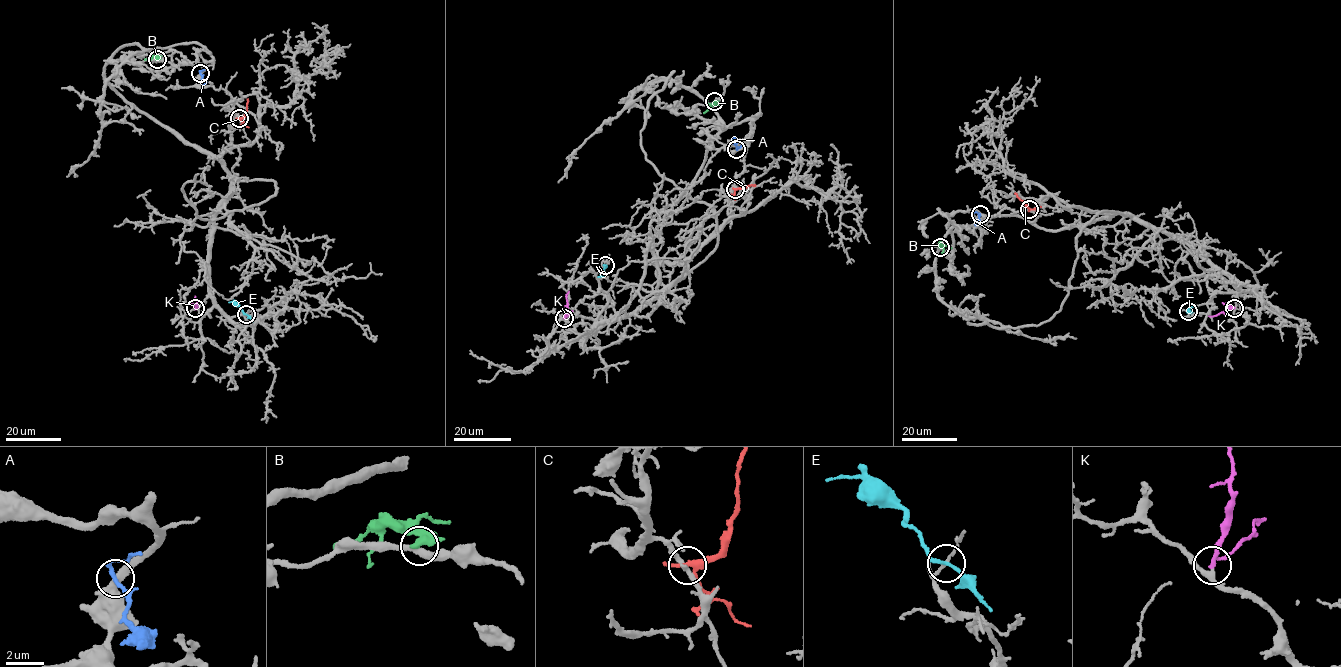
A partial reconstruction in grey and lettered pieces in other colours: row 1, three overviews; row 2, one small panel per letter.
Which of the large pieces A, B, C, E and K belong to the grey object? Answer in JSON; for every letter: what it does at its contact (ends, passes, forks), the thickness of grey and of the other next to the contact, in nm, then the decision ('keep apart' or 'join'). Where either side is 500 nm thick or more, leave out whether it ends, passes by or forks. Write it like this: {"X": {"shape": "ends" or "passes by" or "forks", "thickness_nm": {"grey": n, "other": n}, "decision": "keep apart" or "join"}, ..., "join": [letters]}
{"A": {"shape": "passes by", "thickness_nm": {"grey": 360, "other": 190}, "decision": "keep apart"}, "B": {"shape": "passes by", "thickness_nm": {"grey": 360, "other": 340}, "decision": "keep apart"}, "C": {"shape": "passes by", "thickness_nm": {"grey": 240, "other": 280}, "decision": "keep apart"}, "E": {"shape": "passes by", "thickness_nm": {"grey": 110, "other": 170}, "decision": "keep apart"}, "K": {"shape": "passes by", "thickness_nm": {"grey": 240, "other": 170}, "decision": "join"}, "join": ["K"]}

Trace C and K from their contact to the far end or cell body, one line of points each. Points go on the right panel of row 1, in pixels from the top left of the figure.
C: (1029, 209), (1014, 193)
K: (1234, 308), (1208, 316)

